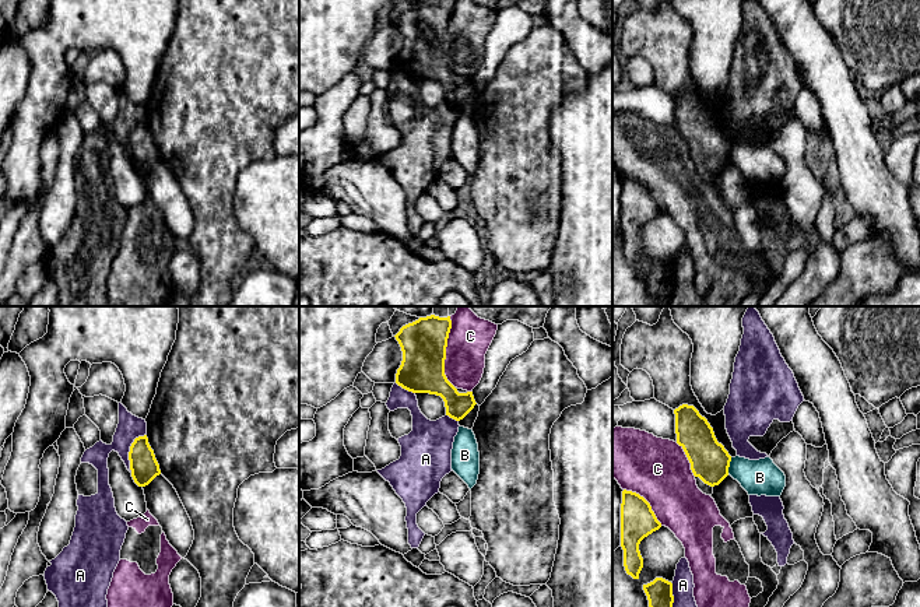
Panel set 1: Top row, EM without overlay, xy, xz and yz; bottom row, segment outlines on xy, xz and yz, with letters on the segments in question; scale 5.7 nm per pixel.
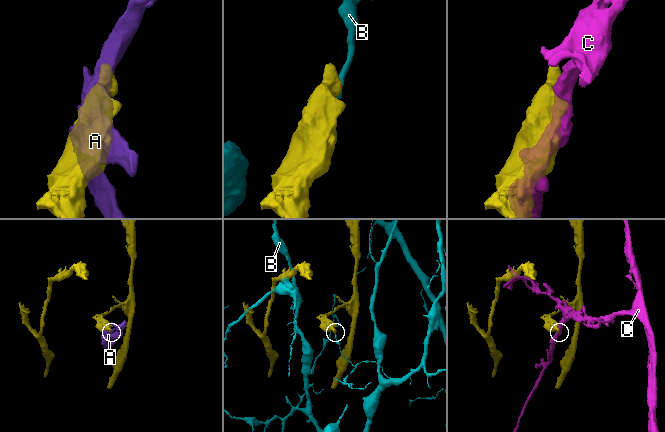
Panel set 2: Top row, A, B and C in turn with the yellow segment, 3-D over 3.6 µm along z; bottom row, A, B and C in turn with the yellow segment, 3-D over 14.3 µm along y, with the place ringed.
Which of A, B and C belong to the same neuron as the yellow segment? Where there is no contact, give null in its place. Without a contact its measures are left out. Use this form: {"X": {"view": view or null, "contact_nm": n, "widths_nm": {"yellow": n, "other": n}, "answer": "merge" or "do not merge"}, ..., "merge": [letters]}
{"A": {"view": "xy", "contact_nm": 240, "widths_nm": {"yellow": 160, "other": 140}, "answer": "do not merge"}, "B": {"view": "yz", "contact_nm": 100, "widths_nm": {"yellow": 220, "other": 200}, "answer": "do not merge"}, "C": {"view": "xz", "contact_nm": 420, "widths_nm": {"yellow": 260, "other": 240}, "answer": "do not merge"}, "merge": []}

